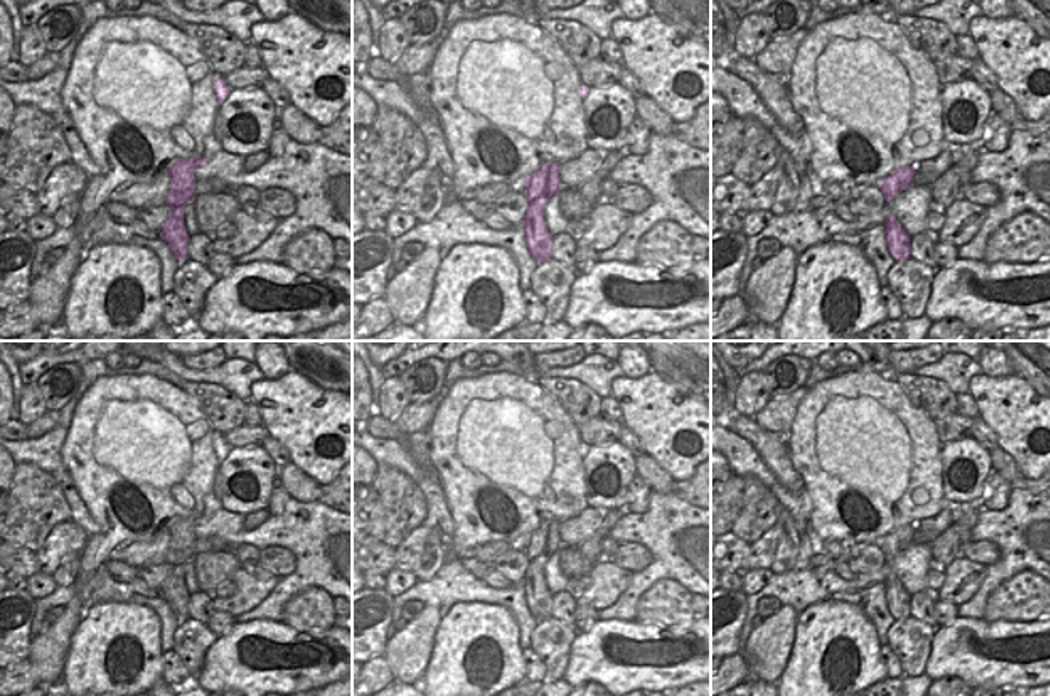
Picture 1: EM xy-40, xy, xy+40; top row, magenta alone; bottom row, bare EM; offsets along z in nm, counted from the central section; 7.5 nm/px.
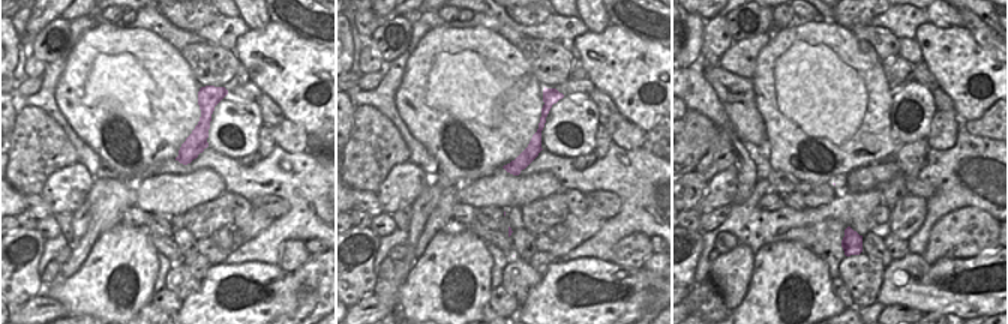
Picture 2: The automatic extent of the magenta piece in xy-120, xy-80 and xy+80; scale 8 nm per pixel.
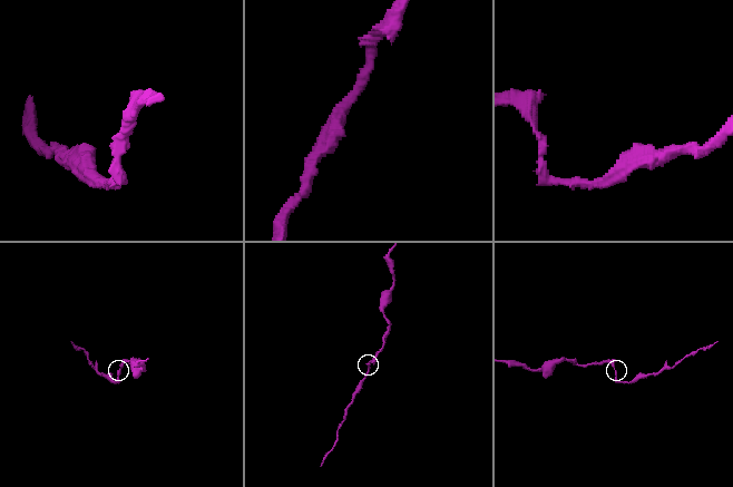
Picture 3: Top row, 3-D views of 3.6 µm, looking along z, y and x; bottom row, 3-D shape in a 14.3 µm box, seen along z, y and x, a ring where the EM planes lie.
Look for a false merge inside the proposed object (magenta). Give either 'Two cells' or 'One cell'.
One cell.

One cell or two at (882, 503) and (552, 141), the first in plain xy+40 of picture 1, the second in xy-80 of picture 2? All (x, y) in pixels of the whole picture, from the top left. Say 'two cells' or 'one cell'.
two cells

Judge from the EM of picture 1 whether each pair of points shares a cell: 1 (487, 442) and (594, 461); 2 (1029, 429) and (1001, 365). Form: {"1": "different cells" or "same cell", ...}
{"1": "different cells", "2": "different cells"}

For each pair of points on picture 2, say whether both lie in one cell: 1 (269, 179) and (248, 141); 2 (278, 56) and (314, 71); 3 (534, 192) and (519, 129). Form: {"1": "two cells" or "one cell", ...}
{"1": "two cells", "2": "one cell", "3": "two cells"}

